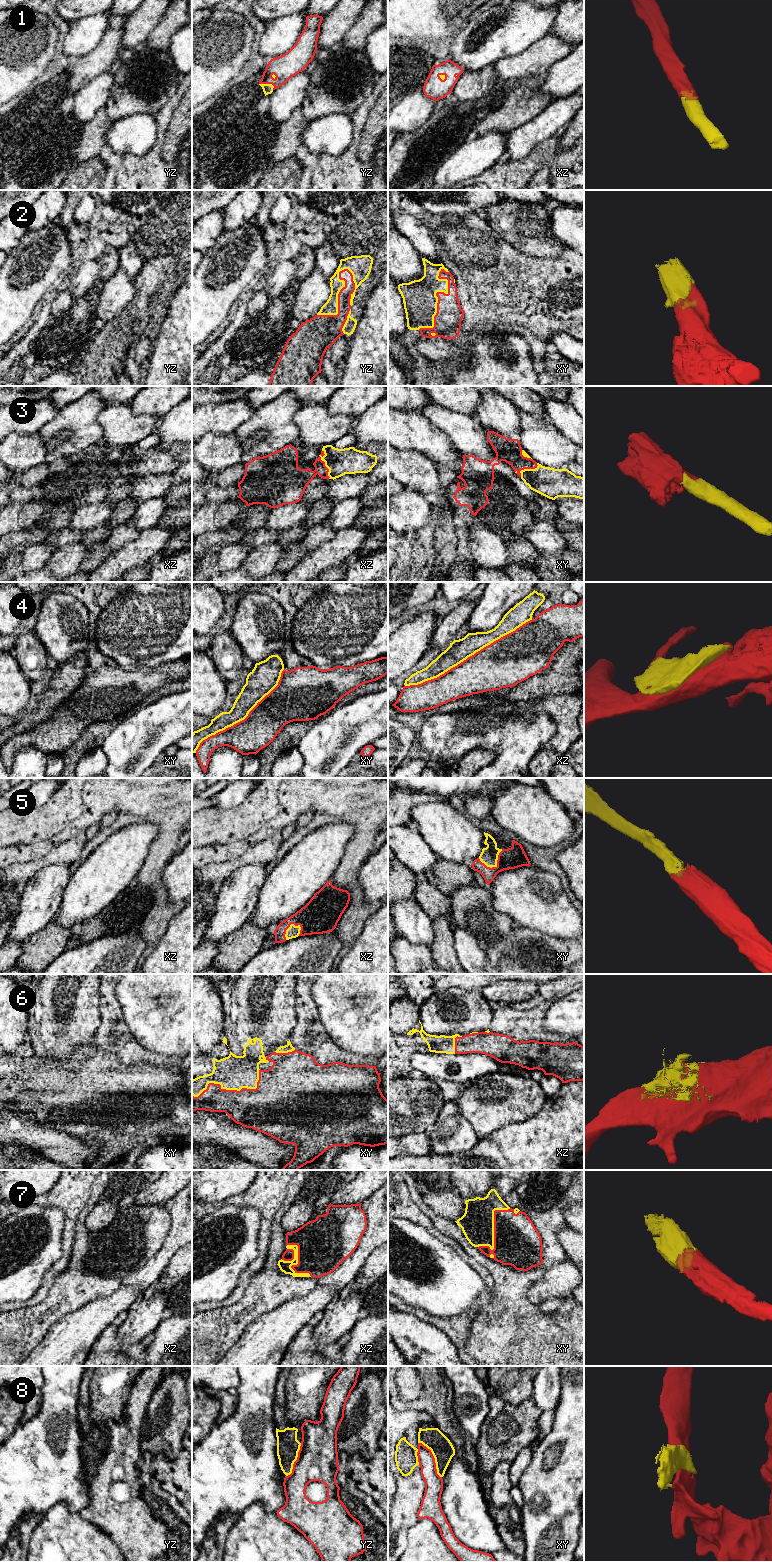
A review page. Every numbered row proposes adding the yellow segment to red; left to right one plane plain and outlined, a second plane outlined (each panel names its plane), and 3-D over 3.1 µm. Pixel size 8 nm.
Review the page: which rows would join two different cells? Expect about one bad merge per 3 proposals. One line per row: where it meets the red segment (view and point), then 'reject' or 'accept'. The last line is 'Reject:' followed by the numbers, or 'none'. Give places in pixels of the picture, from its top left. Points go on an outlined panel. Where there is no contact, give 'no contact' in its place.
1: contact yz (267, 83); accept
2: contact yz (338, 298); accept
3: contact xz (324, 464); accept
4: contact xz (468, 657); reject
5: contact xy (495, 867); accept
6: contact xy (231, 1090); accept
7: contact xy (494, 1229); accept
8: contact xy (434, 1458); reject
Reject: 4, 8

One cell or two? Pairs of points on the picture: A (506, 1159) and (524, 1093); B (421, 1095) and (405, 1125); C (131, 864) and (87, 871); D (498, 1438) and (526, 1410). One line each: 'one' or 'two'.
A: two
B: one
C: one
D: one

